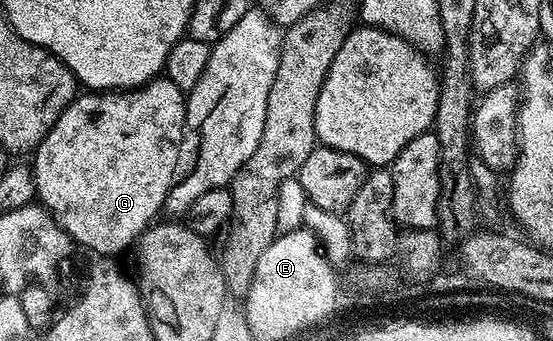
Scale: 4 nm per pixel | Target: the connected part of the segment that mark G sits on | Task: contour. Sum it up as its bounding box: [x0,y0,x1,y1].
[31,76,187,256]

